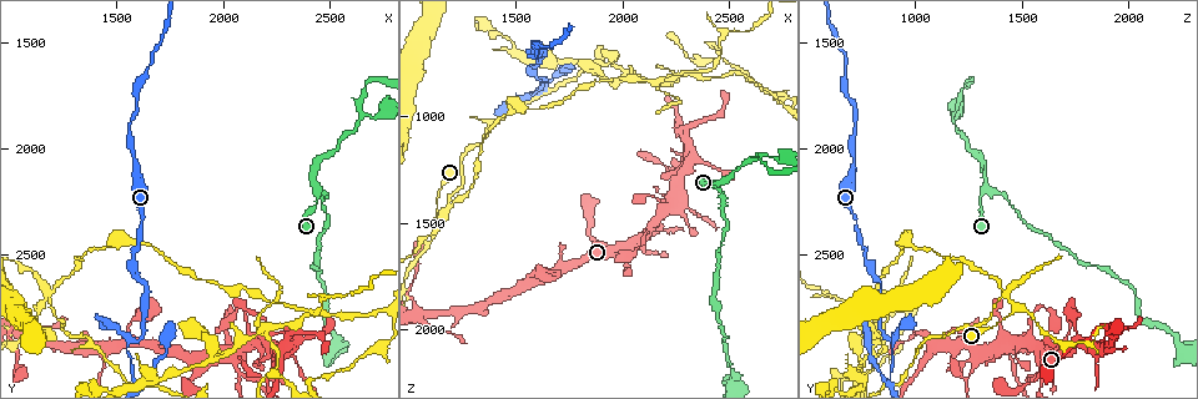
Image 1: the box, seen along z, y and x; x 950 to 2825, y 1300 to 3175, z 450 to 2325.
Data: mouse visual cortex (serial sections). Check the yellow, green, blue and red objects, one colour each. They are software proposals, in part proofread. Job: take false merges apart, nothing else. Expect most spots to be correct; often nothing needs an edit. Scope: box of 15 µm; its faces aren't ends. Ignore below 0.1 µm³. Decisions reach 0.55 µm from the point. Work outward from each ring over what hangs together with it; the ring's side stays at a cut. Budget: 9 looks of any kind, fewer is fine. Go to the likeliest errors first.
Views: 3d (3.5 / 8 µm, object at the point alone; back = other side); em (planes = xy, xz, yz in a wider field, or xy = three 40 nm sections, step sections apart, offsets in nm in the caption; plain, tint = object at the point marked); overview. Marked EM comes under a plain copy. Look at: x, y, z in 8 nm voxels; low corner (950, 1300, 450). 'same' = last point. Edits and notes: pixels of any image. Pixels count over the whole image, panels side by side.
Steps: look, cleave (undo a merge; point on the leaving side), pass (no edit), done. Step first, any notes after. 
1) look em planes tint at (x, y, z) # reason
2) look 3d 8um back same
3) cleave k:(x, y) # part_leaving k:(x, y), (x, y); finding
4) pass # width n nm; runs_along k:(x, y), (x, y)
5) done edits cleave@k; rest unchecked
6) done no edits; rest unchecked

look 3d 3.5um back at (1180, 2670, 1430) # four or more arms meet

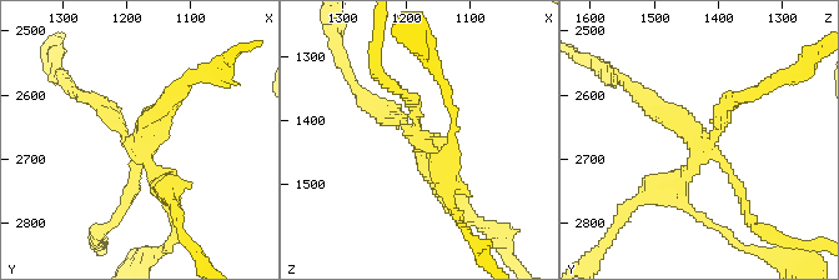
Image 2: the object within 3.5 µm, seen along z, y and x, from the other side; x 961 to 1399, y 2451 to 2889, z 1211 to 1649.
look em xy step 1 tint at (1195, 2675, 1420) # arms 4; arm_widths 150, 150, 200, 250 nm

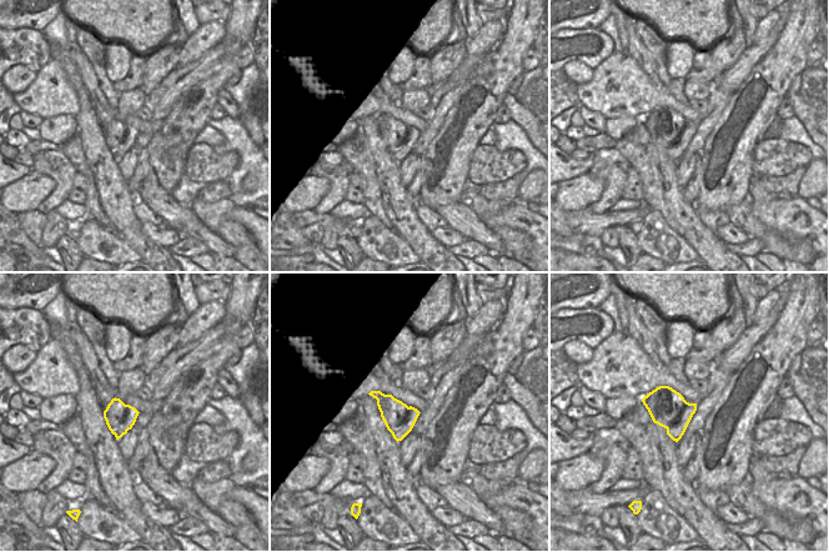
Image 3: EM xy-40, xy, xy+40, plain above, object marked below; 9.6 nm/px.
look em xy step 5 tint same # cut it another way

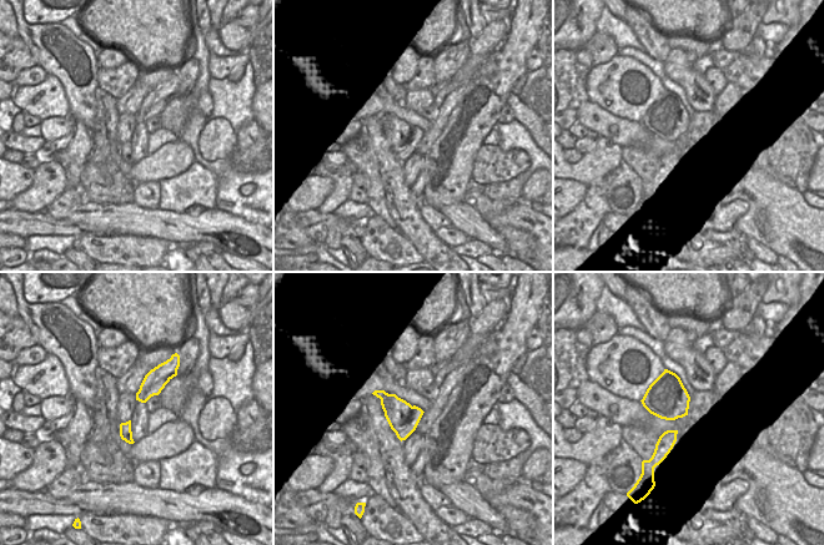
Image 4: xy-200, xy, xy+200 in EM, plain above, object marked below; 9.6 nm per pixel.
cleave 2:(147, 121) # two cells meet here

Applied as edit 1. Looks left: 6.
look 3d 3.5um at (1580, 2910, 910) # three arms meet

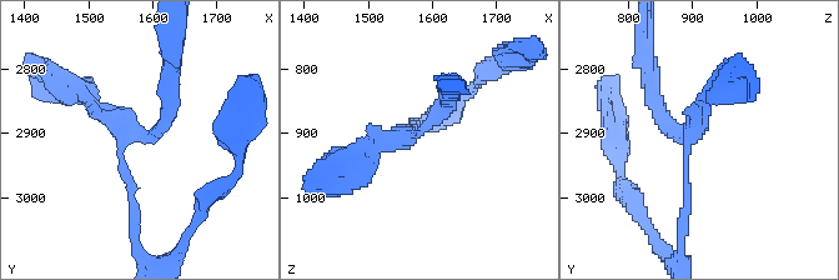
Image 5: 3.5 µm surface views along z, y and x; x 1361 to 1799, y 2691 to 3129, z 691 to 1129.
look em planes tint at (1570, 2910, 905) # arms 3; arm_widths 100, 200, 200 nm

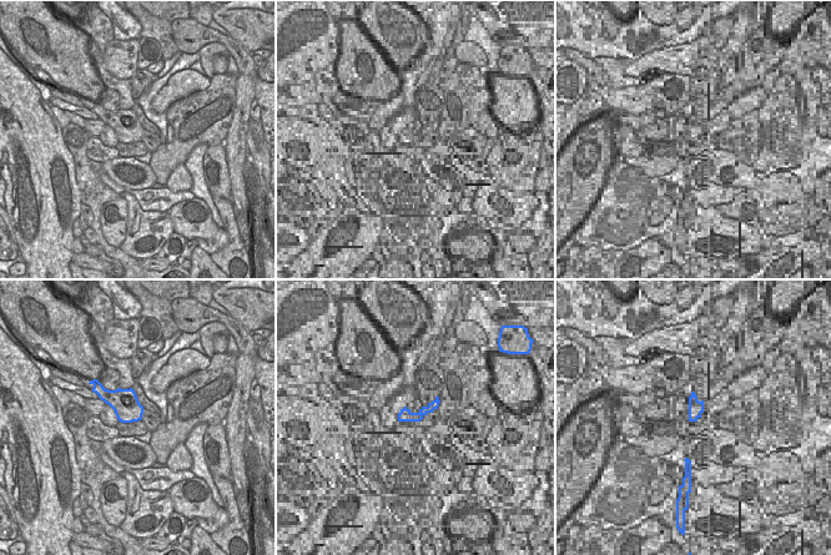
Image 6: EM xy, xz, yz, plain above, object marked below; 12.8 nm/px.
pass # width 340 nm; runs_along 5:(169, 86), (164, 125), (119, 151), (134, 205); continuous, no second cell

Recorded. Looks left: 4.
look 3d 3.5um at (2450, 2190, 1320) # branch point

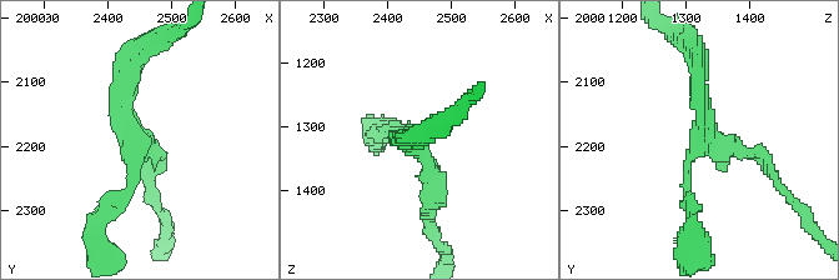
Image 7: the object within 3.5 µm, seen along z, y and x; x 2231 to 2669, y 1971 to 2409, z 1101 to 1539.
pass # runs_along 7:(691, 213), (688, 163), (703, 140), (768, 163); one cell here

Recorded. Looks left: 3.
look 3d 3.5um at (2490, 2700, 600) # sharp bend

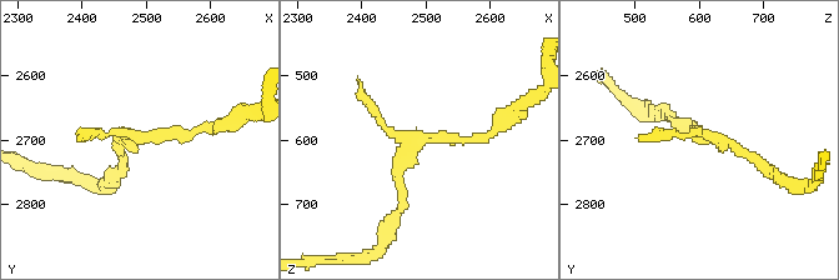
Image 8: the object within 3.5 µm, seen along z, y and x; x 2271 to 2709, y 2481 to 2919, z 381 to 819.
look em xy step 2 tint at (2485, 2695, 600) # now the EM

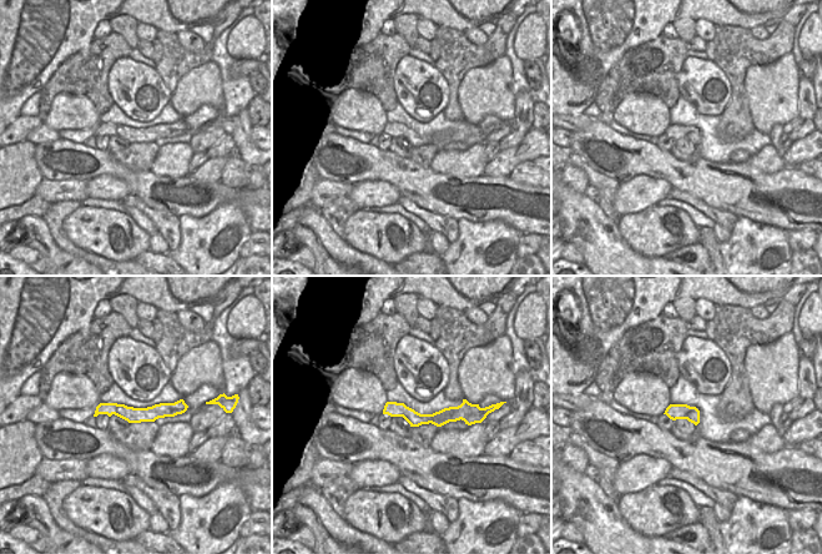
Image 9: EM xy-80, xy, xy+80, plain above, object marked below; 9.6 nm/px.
pass # runs_along 8:(120, 171), (124, 136), (215, 129); one cell here

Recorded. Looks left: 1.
done edits cleave@2; rest unchecked

